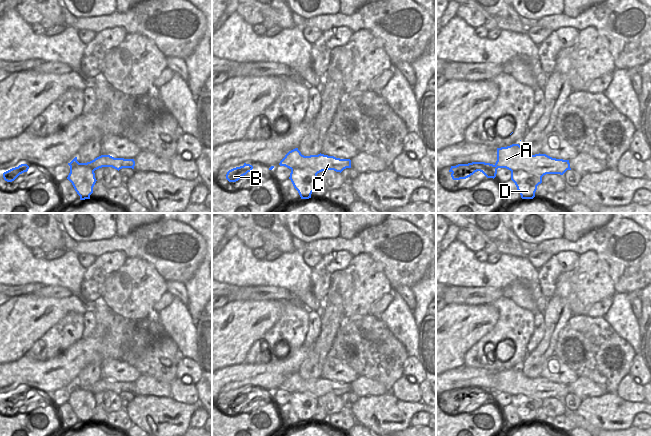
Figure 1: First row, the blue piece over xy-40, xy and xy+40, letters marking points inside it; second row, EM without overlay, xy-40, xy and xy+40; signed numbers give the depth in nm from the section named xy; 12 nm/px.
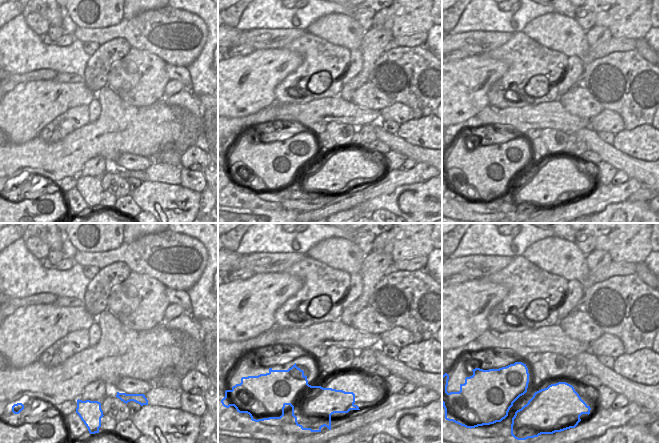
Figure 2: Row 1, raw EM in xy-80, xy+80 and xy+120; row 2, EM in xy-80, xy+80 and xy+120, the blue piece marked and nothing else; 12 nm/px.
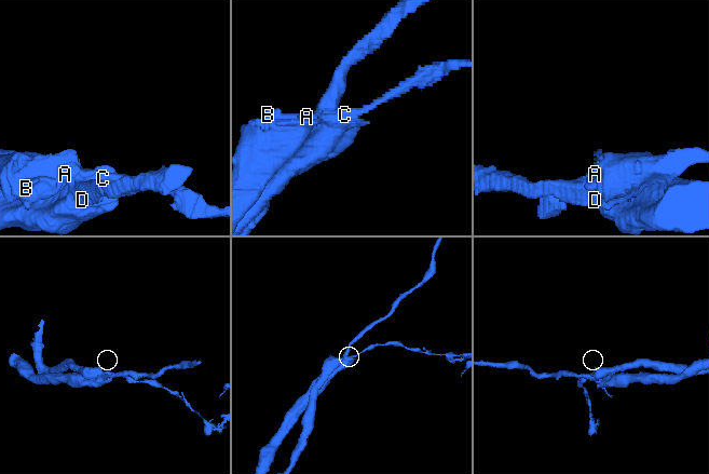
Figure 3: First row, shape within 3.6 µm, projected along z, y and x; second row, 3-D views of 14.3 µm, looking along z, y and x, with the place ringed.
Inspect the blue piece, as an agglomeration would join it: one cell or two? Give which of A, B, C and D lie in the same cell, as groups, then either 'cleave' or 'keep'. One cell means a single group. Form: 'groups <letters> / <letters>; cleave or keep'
groups A B / C D; cleave

